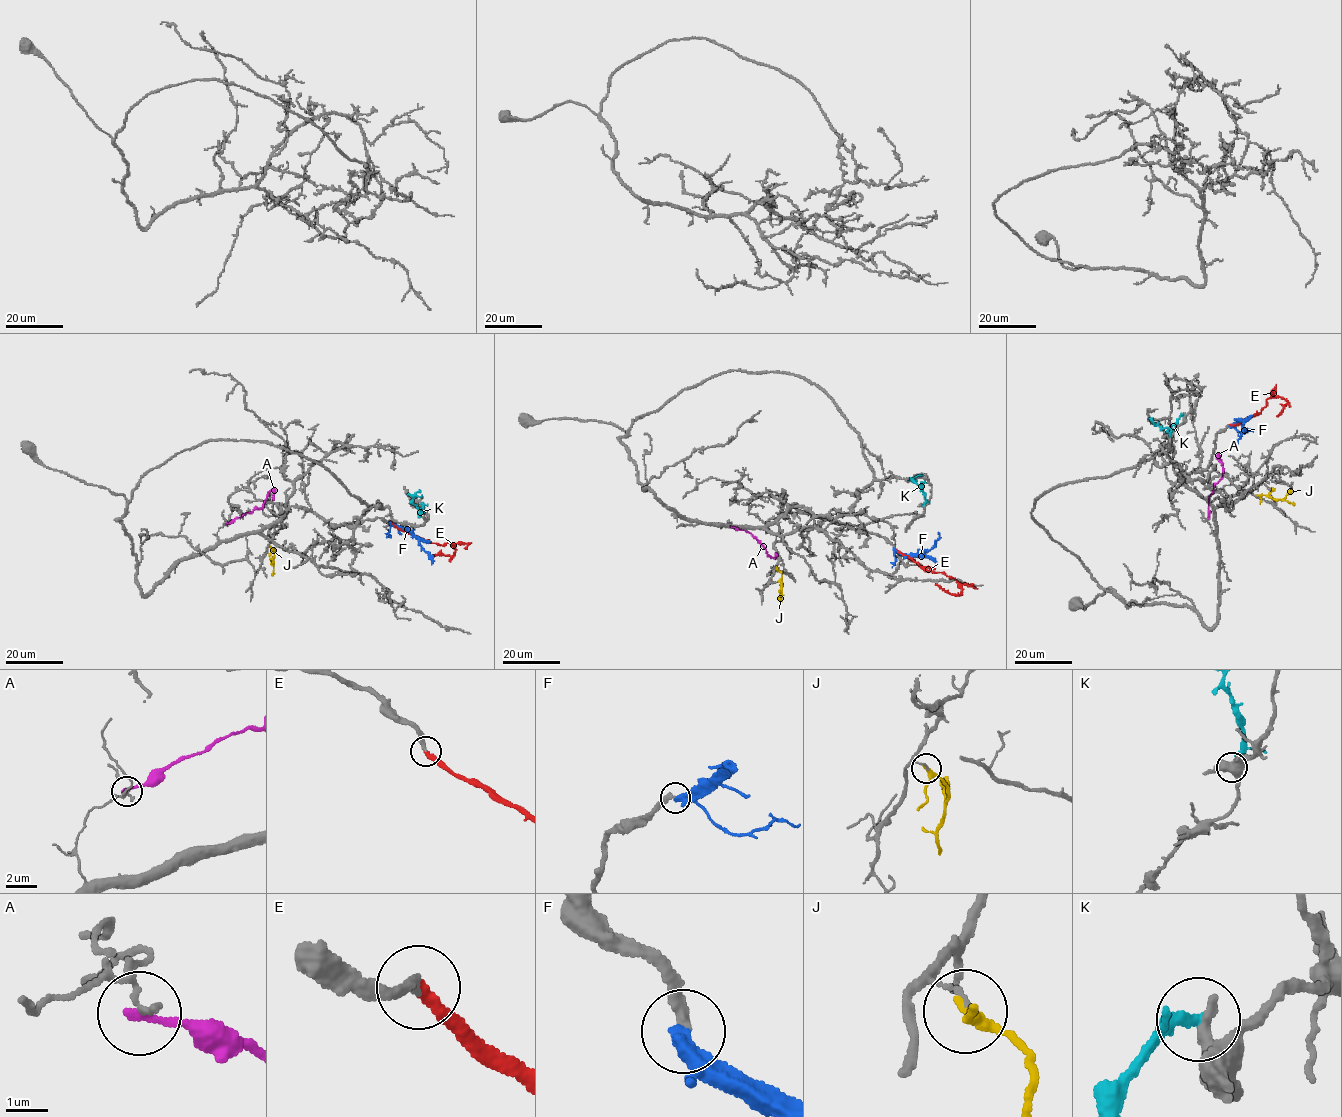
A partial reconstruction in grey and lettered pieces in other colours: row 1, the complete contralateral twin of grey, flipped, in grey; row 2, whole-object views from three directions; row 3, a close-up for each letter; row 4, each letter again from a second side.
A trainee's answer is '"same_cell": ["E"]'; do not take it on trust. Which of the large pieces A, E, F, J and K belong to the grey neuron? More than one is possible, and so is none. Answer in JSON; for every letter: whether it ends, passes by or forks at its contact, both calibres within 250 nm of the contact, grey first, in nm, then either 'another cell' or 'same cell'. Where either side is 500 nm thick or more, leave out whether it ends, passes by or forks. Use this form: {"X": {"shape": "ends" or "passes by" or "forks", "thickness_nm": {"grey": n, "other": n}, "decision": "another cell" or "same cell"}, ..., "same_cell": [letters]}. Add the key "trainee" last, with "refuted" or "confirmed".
{"A": {"shape": "ends", "thickness_nm": {"grey": 110, "other": 240}, "decision": "another cell"}, "E": {"shape": "ends", "thickness_nm": {"grey": 280, "other": 280}, "decision": "same cell"}, "F": {"shape": "ends", "thickness_nm": {"grey": 260, "other": 460}, "decision": "another cell"}, "J": {"shape": "passes by", "thickness_nm": {"grey": 110, "other": 200}, "decision": "another cell"}, "K": {"shape": "ends", "thickness_nm": {"grey": 480, "other": 280}, "decision": "another cell"}, "same_cell": ["E"], "trainee": "confirmed"}

